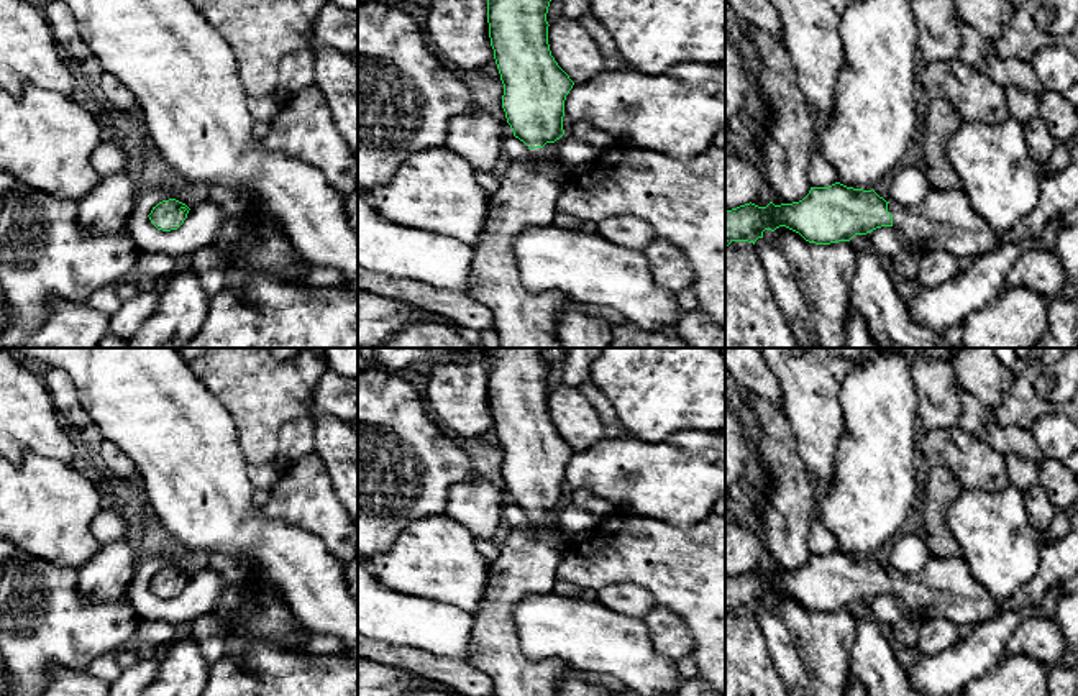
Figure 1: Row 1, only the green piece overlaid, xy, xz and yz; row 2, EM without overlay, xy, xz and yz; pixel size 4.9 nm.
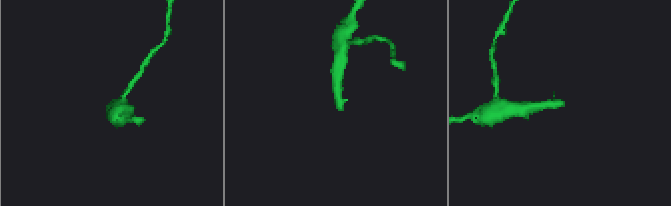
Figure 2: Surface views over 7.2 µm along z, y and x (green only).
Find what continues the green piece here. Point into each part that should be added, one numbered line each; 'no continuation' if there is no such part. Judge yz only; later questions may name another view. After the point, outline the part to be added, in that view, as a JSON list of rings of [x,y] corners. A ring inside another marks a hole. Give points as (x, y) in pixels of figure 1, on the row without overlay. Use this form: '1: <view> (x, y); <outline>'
1: yz (944, 588); [[[1078,533],[1042,547],[1042,565],[1037,575],[1007,601],[998,601],[970,573],[962,558],[930,555],[917,573],[888,571],[893,594],[902,598],[911,612],[922,619],[943,617],[955,625],[976,625],[1004,611],[1037,606],[1048,591],[1058,586],[1067,594],[1078,593]]]

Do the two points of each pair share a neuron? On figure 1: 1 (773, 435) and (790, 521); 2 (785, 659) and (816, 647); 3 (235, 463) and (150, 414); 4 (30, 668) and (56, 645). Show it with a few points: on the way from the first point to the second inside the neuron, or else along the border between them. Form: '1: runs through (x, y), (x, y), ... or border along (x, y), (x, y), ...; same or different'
1: runs through (780, 457), (790, 478), (790, 499); same
2: border along (781, 619), (809, 678); different
3: runs through (214, 463), (205, 463), (171, 429); same
4: runs through (36, 662), (50, 649); same

